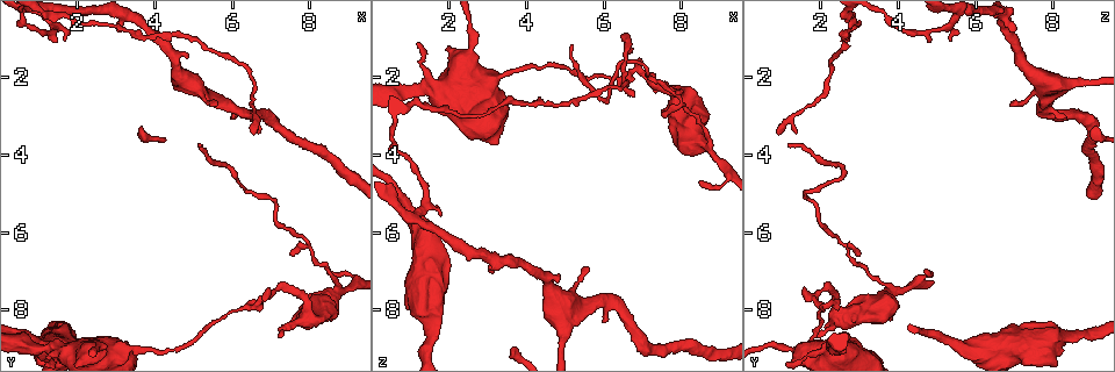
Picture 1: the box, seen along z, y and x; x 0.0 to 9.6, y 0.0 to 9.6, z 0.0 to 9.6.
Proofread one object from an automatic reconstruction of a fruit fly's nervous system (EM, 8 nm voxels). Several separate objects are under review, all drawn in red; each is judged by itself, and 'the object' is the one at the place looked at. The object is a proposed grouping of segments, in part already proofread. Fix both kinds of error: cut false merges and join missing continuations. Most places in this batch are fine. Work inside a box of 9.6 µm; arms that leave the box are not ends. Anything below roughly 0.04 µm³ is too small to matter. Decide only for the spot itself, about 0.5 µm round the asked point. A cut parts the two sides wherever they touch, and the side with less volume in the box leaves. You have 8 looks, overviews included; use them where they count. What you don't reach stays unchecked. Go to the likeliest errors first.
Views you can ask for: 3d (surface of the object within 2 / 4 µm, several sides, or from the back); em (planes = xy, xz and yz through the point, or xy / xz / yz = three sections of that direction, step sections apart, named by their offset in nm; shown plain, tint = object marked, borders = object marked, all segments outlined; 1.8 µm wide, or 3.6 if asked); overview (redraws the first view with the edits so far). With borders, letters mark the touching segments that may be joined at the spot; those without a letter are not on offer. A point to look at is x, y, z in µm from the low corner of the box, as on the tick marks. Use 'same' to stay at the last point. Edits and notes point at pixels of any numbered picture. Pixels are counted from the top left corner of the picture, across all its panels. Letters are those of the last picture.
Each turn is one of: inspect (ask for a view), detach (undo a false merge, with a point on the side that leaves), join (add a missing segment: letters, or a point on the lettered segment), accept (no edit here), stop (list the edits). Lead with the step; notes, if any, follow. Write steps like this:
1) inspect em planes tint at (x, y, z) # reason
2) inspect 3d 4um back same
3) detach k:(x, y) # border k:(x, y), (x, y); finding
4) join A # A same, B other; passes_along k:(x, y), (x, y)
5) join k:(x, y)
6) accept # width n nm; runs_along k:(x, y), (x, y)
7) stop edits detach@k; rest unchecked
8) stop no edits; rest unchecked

inspect 3d 4um back at (7.95, 8.20, 2.85)

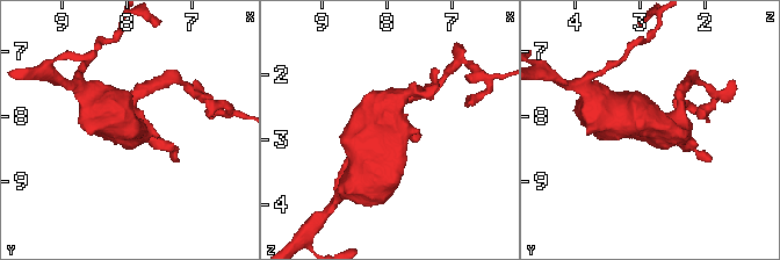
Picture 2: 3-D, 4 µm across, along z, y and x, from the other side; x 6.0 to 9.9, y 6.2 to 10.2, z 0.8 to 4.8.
inspect em 3.6um planes tint at (7.95, 8.20, 2.80) # need the tissue

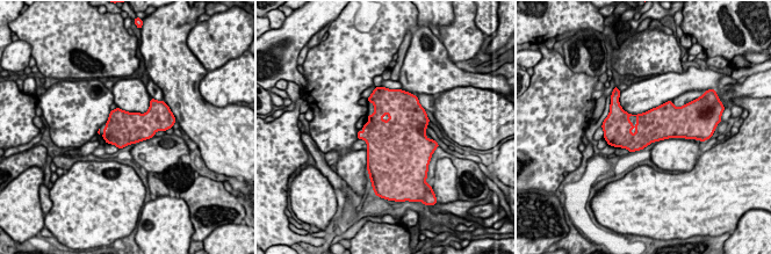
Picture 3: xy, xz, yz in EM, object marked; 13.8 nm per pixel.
inspect em 3.6um planes borders same # see the neighbours

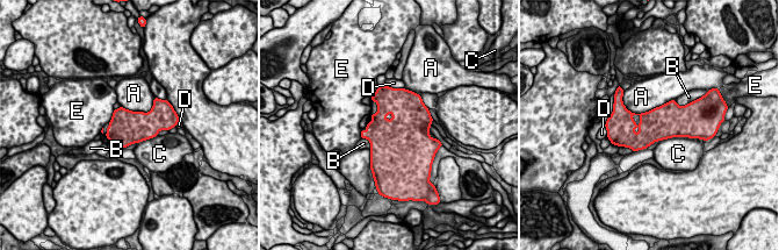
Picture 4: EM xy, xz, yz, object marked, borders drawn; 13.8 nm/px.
accept # width 480 nm; longest_contact A 750 nm; A other, B other, C other, D other, E other; one neuron here

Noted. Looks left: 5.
inspect 3d 2um back at (6.60, 3.45, 0.90)

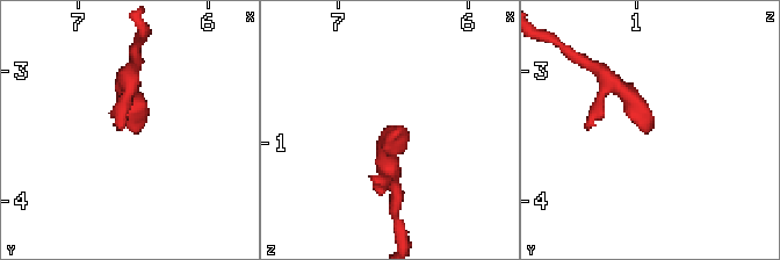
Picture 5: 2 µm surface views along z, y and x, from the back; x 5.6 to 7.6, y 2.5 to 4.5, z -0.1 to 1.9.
inspect em 3.6um xz step 16 borders at (6.56, 3.44, 0.88) # now the EM

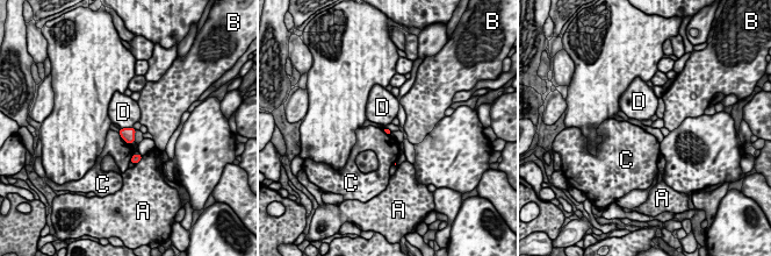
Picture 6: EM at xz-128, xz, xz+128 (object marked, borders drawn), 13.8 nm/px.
inspect em 3.6um yz step 16 borders same # cut it another way

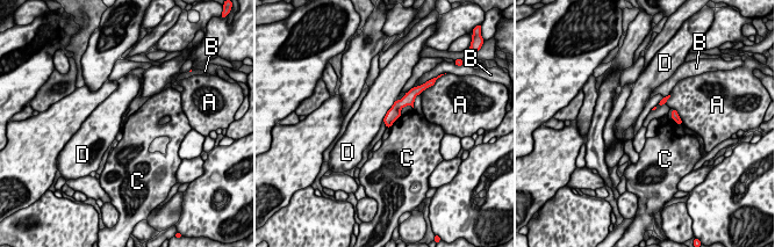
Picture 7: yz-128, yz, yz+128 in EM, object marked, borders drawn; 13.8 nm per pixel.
accept # longest_contact D 380 nm; A other, B other, C other, D other; no lettered segment goes on from it

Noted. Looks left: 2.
inspect em 3.6um planes borders at (5.10, 2.20, 7.95) # three-way junction

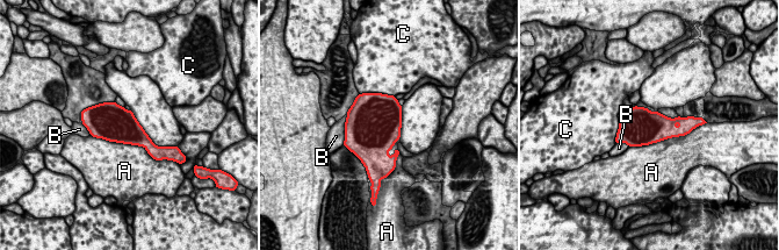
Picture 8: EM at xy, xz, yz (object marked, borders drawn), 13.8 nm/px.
accept # A other, B other, C other; border 8:(91, 135), (142, 145), (152, 158); one neuron here

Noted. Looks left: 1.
stop no edits; rest unchecked

